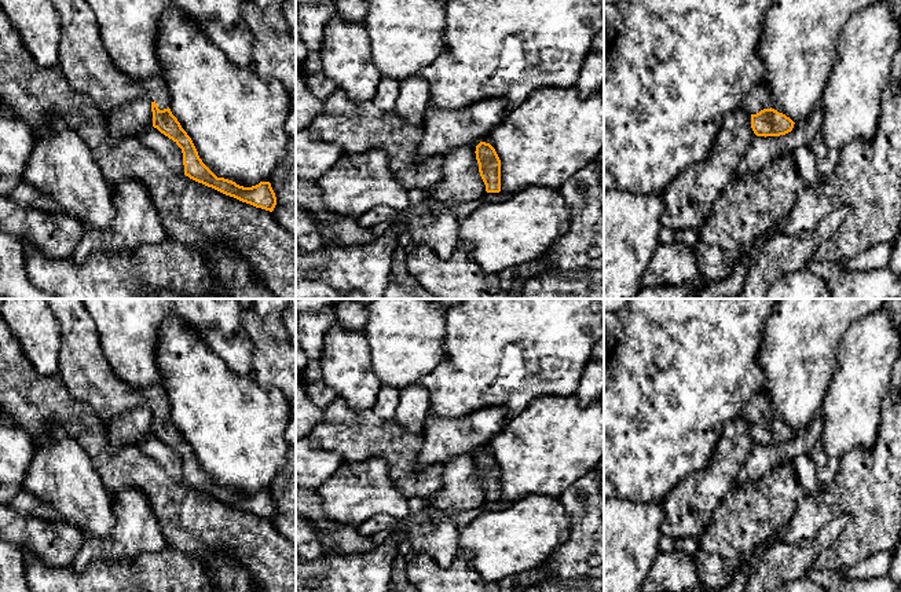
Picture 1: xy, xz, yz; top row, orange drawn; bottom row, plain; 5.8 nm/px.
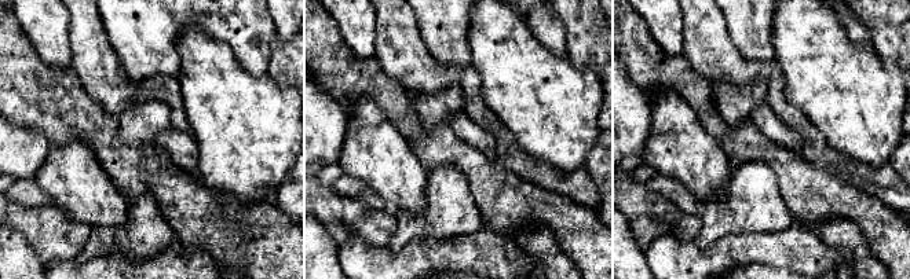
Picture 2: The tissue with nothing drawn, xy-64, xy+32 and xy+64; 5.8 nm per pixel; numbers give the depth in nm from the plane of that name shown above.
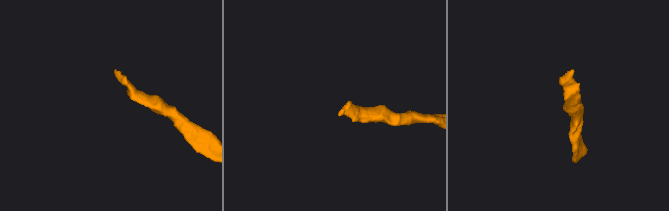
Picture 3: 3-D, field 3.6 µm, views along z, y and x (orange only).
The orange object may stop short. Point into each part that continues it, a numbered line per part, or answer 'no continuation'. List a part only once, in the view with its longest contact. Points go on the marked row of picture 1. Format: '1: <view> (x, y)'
1: yz (758, 98)

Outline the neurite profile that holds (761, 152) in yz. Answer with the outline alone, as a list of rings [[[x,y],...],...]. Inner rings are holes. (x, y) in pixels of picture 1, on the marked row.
[[[818,103],[809,116],[794,124],[791,132],[766,138],[755,135],[739,162],[735,179],[755,173],[766,168],[772,161],[792,154],[801,146],[809,146],[813,138],[820,134],[823,117],[824,113]]]

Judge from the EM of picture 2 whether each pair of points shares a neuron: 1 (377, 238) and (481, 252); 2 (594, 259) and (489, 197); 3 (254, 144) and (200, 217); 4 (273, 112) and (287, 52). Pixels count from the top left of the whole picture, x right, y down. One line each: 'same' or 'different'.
1: different
2: same
3: different
4: different

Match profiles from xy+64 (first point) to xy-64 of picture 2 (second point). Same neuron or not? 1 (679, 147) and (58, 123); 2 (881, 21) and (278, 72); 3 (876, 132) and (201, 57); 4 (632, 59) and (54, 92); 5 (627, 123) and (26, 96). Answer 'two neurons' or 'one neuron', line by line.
1: two neurons
2: one neuron
3: one neuron
4: one neuron
5: two neurons

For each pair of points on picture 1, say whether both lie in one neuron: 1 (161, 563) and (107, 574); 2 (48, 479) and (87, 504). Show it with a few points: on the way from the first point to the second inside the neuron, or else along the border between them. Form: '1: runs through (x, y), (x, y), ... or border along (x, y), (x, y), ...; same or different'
1: runs through (147, 574), (121, 574); same
2: runs through (58, 479), (62, 479), (77, 494); same

